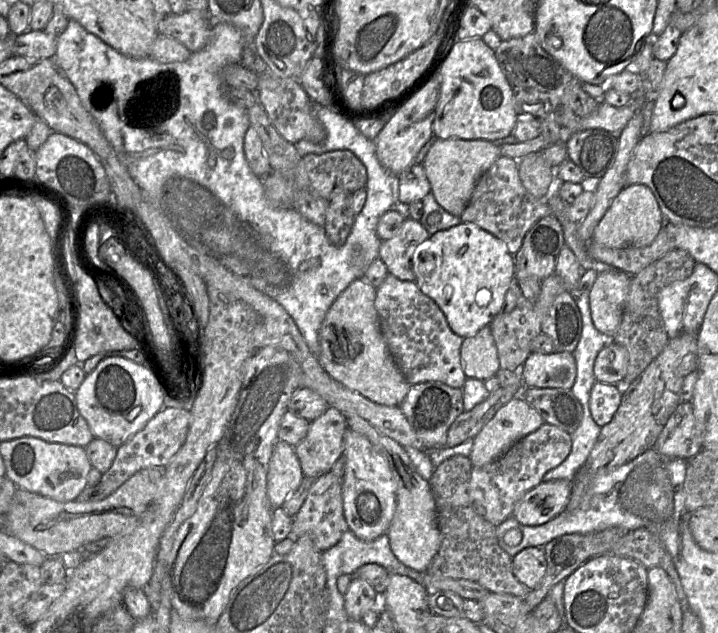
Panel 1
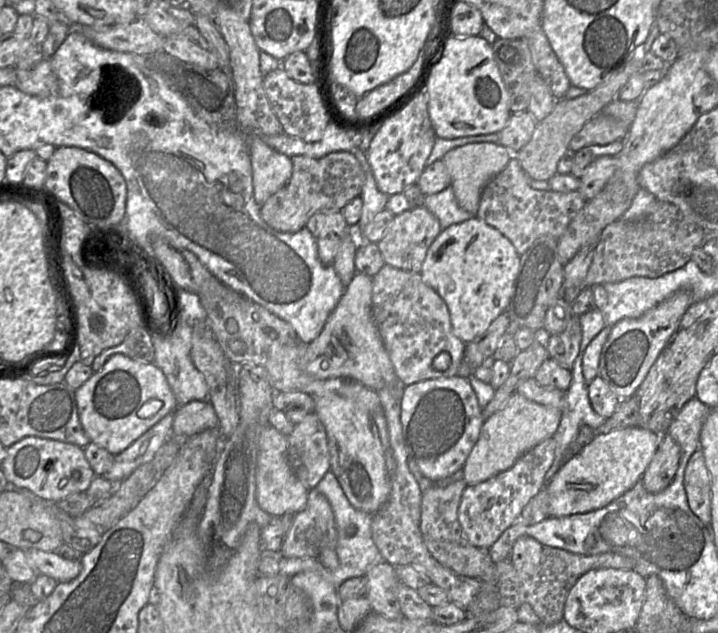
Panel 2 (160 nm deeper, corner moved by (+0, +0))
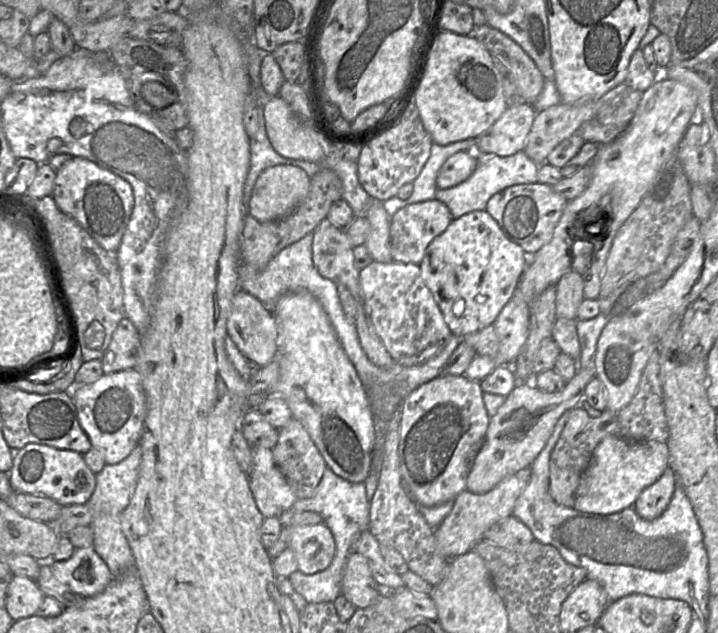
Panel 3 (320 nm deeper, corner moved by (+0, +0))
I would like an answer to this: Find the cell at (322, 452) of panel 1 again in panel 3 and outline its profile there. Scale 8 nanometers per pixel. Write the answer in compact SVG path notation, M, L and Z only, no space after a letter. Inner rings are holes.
M292 418L279 429L278 440L272 448L273 460L298 499L311 497L319 484L326 463L302 423Z

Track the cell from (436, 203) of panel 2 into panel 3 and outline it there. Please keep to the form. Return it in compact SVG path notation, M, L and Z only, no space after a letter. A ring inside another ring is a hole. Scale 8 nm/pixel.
M524 150L504 157L496 154L477 154L477 158L478 166L468 179L454 187L436 191L434 199L443 202L449 208L453 219L472 211L485 210L488 200L507 187L538 182L539 165L533 162Z

